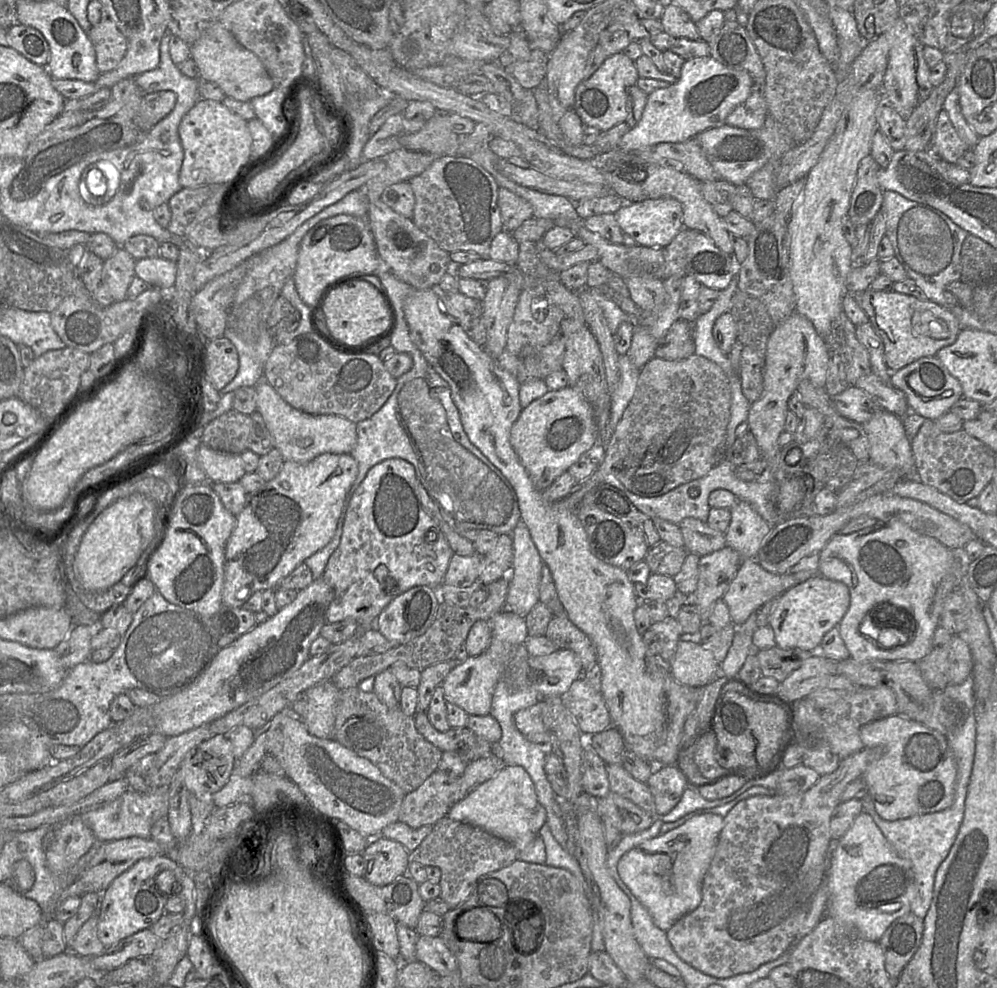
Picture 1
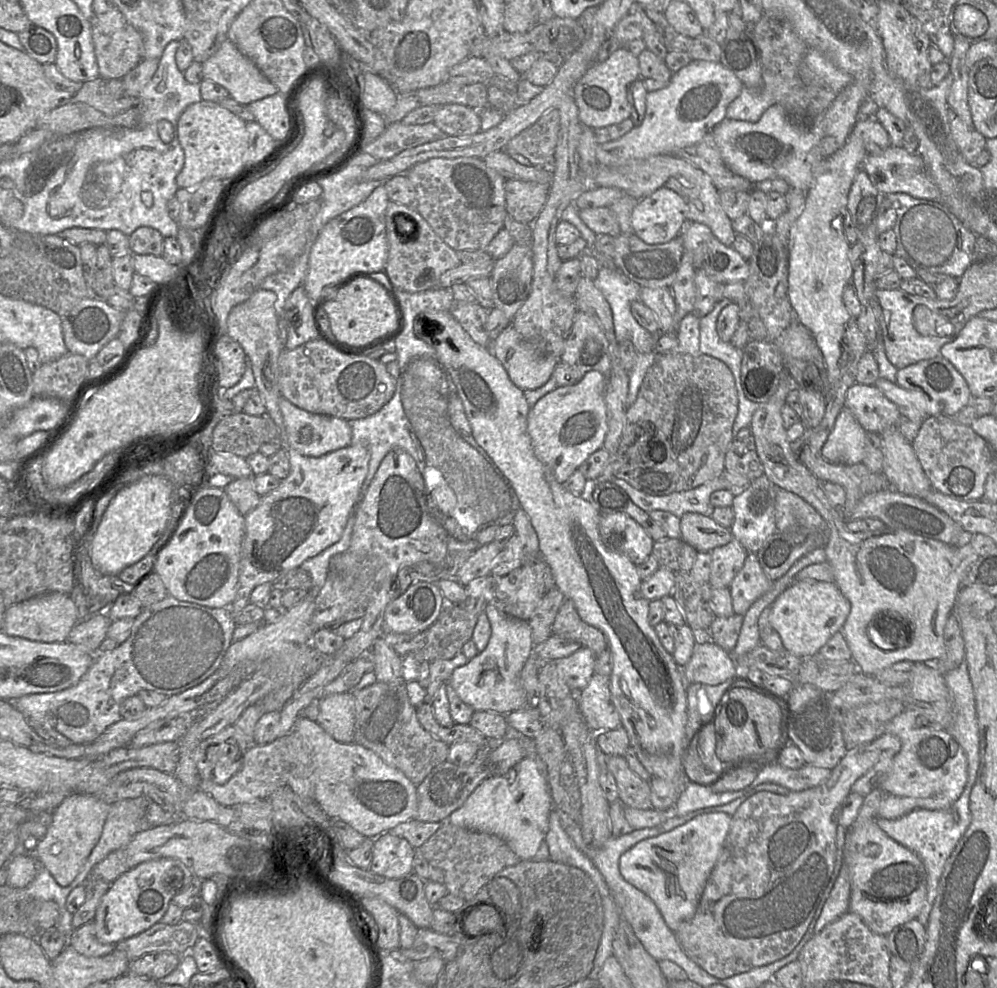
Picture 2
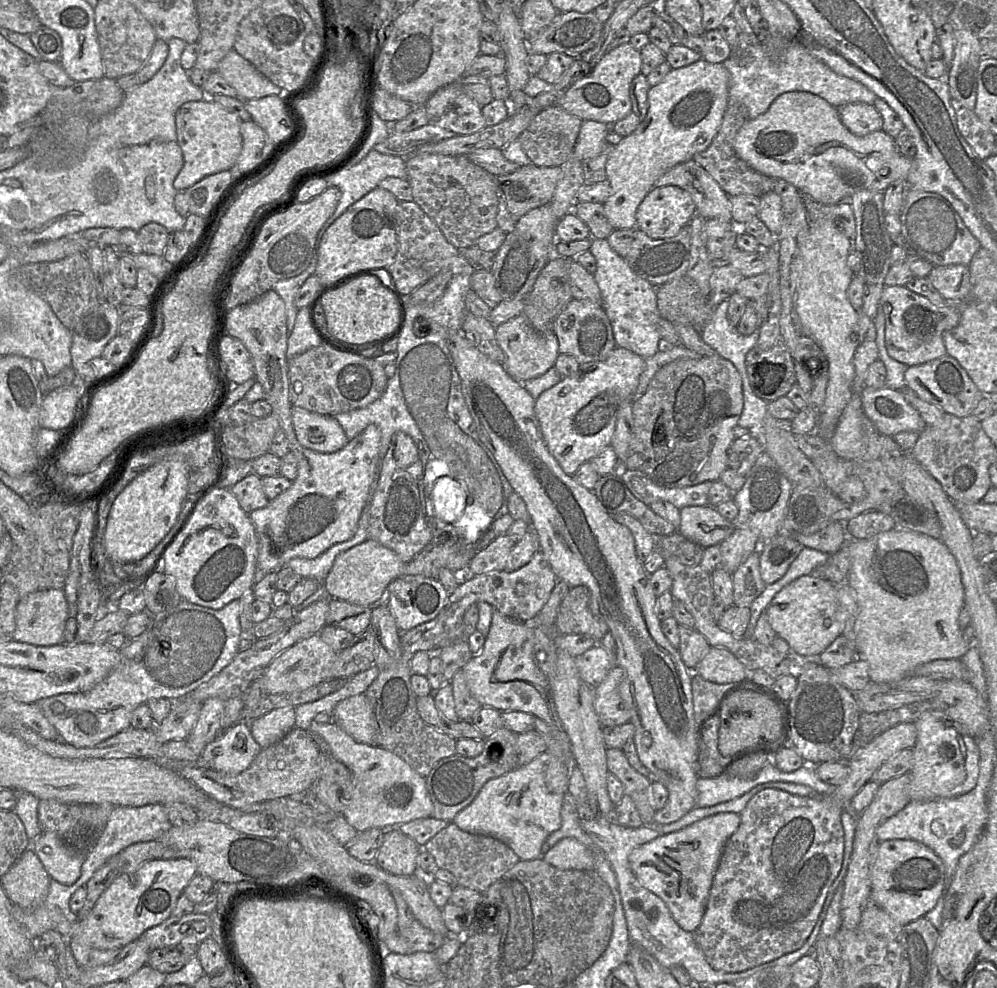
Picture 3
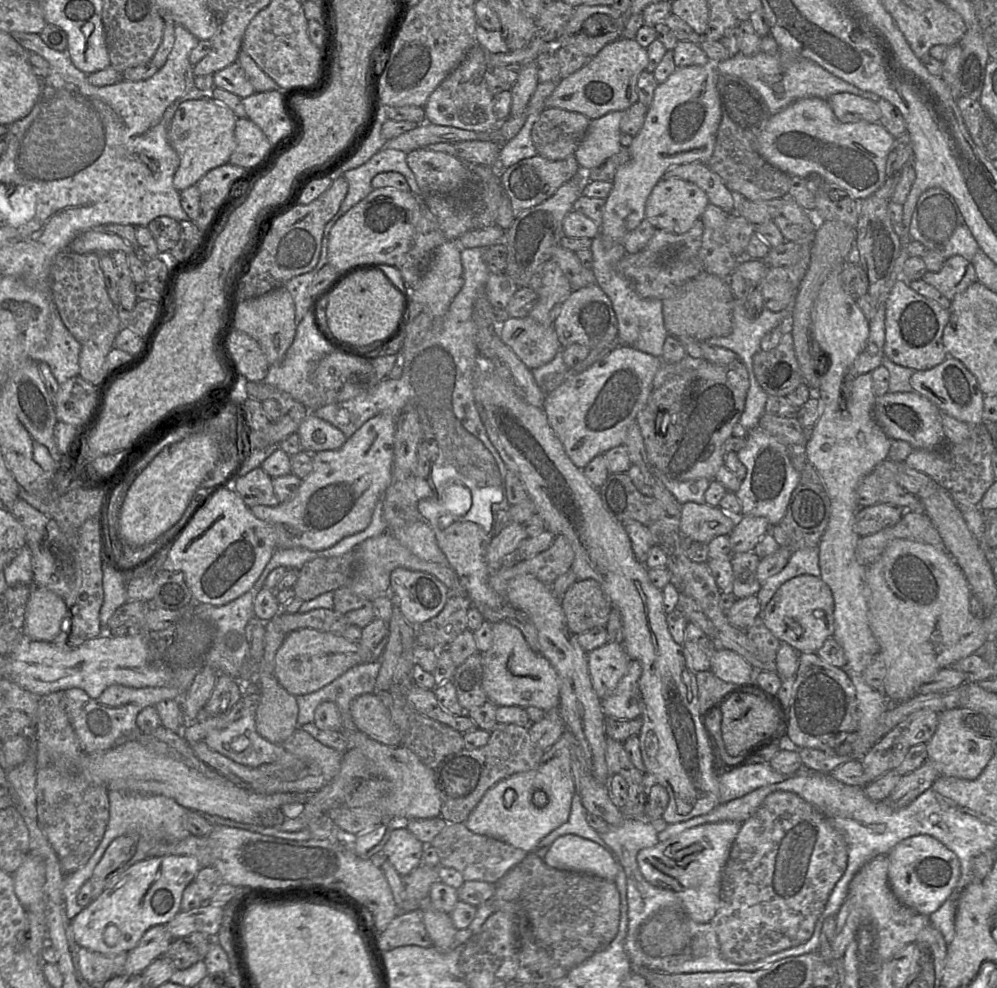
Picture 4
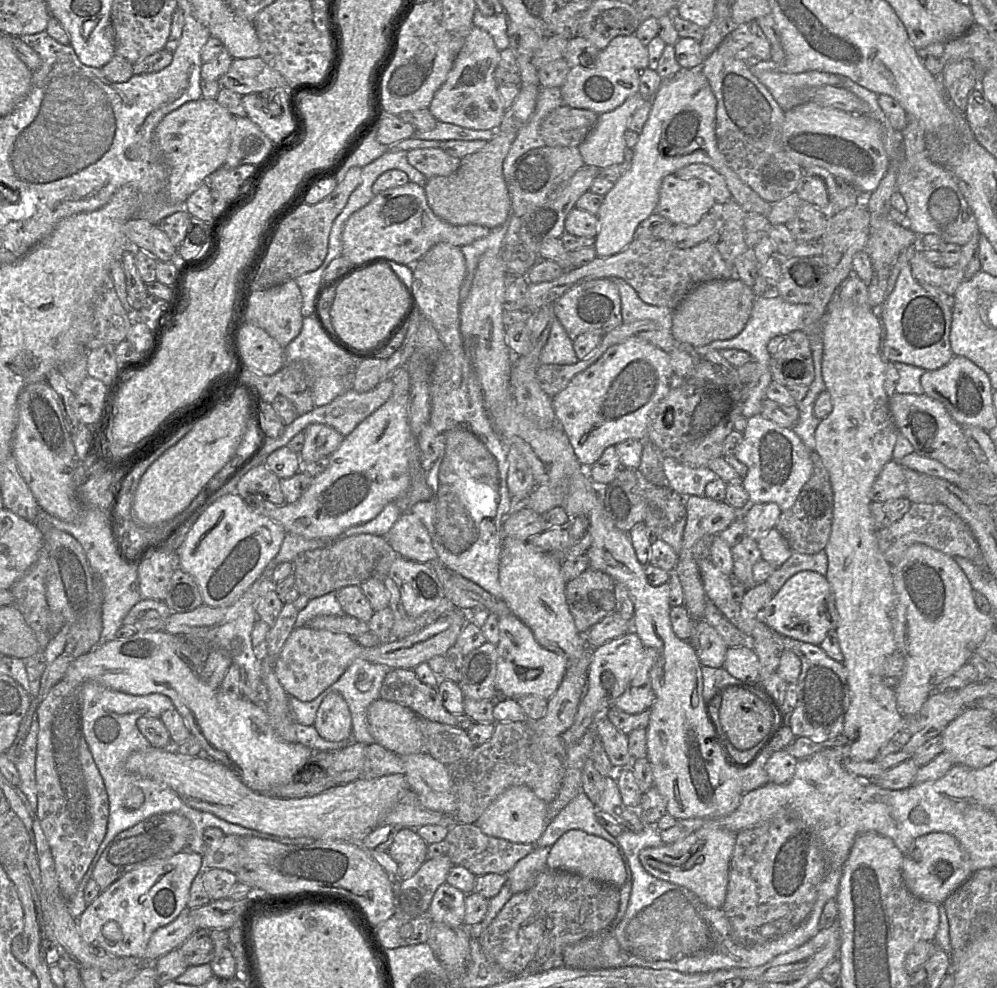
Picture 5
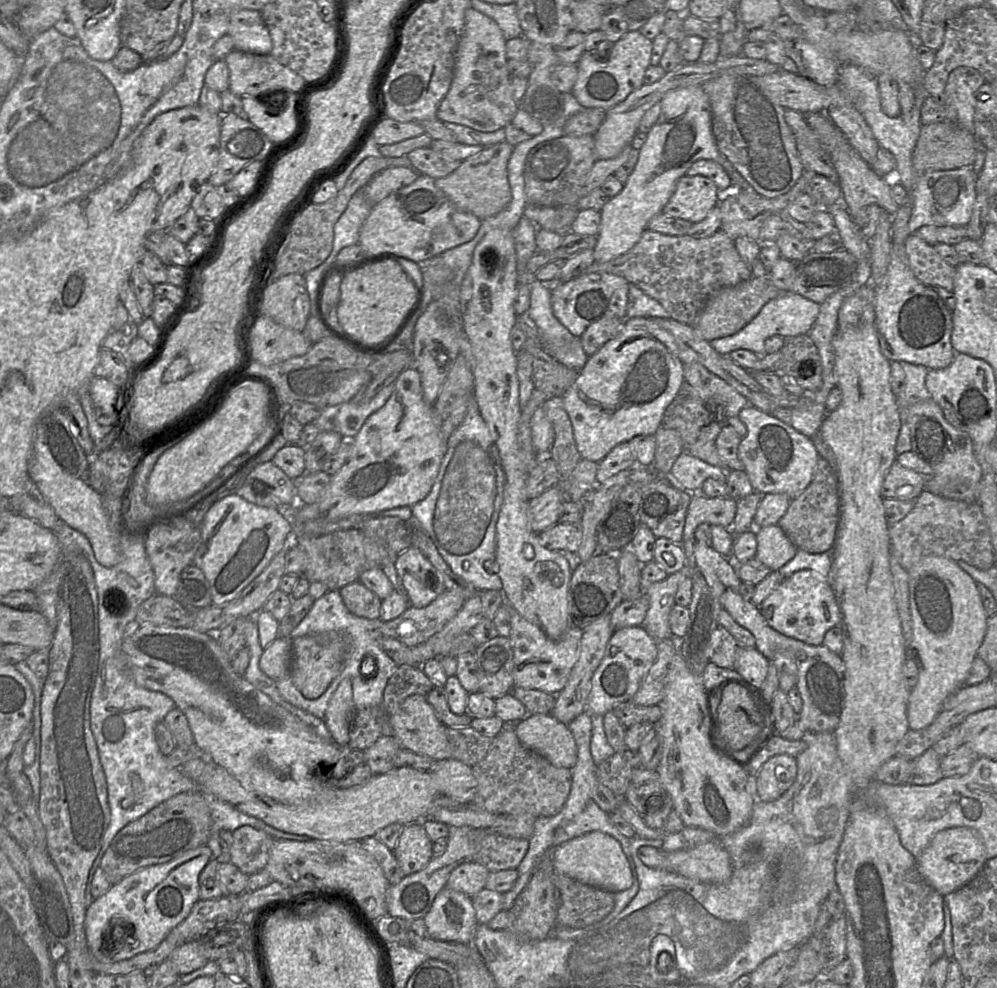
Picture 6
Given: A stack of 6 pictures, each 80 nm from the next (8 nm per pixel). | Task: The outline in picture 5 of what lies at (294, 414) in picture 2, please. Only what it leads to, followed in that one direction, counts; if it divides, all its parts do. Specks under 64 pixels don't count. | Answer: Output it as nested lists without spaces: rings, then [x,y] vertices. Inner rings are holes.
[[[312,424],[304,431],[305,442],[299,454],[300,460],[312,461],[330,456],[341,445],[344,436],[324,424]]]

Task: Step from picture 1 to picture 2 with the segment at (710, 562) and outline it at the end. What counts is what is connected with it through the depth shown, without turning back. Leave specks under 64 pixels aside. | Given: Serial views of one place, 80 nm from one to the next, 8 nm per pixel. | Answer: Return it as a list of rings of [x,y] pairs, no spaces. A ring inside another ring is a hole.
[[[733,538],[728,544],[711,550],[710,554],[712,561],[708,584],[711,588],[724,588],[730,586],[749,552]]]

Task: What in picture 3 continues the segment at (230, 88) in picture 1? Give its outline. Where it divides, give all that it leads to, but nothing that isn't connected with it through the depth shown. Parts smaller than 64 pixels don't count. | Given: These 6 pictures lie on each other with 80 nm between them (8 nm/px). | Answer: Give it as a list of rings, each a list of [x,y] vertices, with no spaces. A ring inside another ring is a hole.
[[[234,49],[223,57],[216,71],[236,90],[243,101],[279,95],[282,92]]]

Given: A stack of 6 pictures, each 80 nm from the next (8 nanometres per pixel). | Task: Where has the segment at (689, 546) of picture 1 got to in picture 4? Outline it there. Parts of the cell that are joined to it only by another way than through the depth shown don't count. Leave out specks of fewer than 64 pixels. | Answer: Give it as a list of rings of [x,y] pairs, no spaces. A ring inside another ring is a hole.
[[[686,502],[679,519],[678,531],[684,537],[708,544],[715,537],[729,535],[739,517],[728,515],[718,506]]]

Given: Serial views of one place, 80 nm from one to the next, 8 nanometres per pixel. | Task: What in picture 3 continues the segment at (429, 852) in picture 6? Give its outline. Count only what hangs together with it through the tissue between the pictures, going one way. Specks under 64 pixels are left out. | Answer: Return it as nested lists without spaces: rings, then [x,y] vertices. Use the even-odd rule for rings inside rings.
[[[397,827],[393,831],[385,832],[373,863],[390,874],[409,876],[419,872],[417,858],[422,850],[422,846]]]

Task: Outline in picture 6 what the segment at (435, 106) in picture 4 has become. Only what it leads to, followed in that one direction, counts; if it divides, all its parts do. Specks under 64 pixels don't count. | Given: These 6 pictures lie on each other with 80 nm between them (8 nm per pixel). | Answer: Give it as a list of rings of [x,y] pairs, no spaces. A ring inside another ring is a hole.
[[[472,6],[465,11],[463,33],[455,52],[453,78],[441,100],[436,117],[482,132],[504,128],[519,108],[512,94],[511,75],[507,69],[506,39],[497,23]]]

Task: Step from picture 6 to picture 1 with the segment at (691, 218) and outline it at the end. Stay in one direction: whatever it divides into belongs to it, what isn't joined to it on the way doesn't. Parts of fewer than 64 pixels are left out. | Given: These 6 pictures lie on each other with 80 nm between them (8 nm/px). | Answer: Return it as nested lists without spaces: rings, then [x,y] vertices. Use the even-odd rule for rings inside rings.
[[[664,197],[639,202],[625,202],[615,213],[615,217],[624,236],[638,245],[663,248],[670,244],[683,227],[682,206],[674,198]]]

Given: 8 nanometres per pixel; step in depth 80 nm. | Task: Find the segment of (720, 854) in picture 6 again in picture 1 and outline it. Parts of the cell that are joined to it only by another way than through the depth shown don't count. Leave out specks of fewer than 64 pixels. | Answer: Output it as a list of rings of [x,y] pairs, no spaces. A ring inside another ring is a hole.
[[[705,813],[695,816],[683,825],[644,841],[625,853],[618,862],[618,873],[633,895],[646,907],[654,924],[663,931],[669,930],[681,917],[694,911],[701,903],[703,880],[714,857],[720,832],[723,828],[720,815]]]

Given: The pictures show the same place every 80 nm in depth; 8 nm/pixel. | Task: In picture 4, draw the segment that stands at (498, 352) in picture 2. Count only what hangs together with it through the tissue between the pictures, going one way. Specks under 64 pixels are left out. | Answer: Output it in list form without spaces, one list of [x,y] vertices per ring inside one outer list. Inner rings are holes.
[[[529,315],[498,325],[498,335],[531,370],[550,362],[561,349],[554,327],[541,325]]]

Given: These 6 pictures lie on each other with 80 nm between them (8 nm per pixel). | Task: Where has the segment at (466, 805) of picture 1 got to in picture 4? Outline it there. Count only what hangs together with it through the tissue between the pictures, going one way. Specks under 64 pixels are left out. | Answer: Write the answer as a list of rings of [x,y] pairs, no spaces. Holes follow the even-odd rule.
[[[566,731],[555,744],[544,751],[540,764],[535,769],[513,774],[489,788],[464,825],[475,834],[533,852],[545,836],[568,819],[571,801],[576,794],[571,770],[572,739],[573,734]]]

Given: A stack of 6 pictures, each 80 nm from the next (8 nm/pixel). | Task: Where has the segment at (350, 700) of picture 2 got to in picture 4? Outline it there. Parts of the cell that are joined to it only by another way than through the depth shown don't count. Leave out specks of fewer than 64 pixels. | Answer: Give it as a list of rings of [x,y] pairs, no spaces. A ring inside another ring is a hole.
[[[364,693],[354,698],[350,713],[356,728],[370,739],[386,746],[401,745],[389,710],[376,695]]]

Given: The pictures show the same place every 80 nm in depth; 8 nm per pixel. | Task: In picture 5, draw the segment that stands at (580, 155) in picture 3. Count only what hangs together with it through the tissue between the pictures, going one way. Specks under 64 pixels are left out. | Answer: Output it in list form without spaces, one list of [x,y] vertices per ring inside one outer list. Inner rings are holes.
[[[638,92],[614,110],[599,115],[590,133],[578,146],[584,166],[604,168],[624,160],[627,148],[624,136],[629,120],[646,100],[649,99]]]

